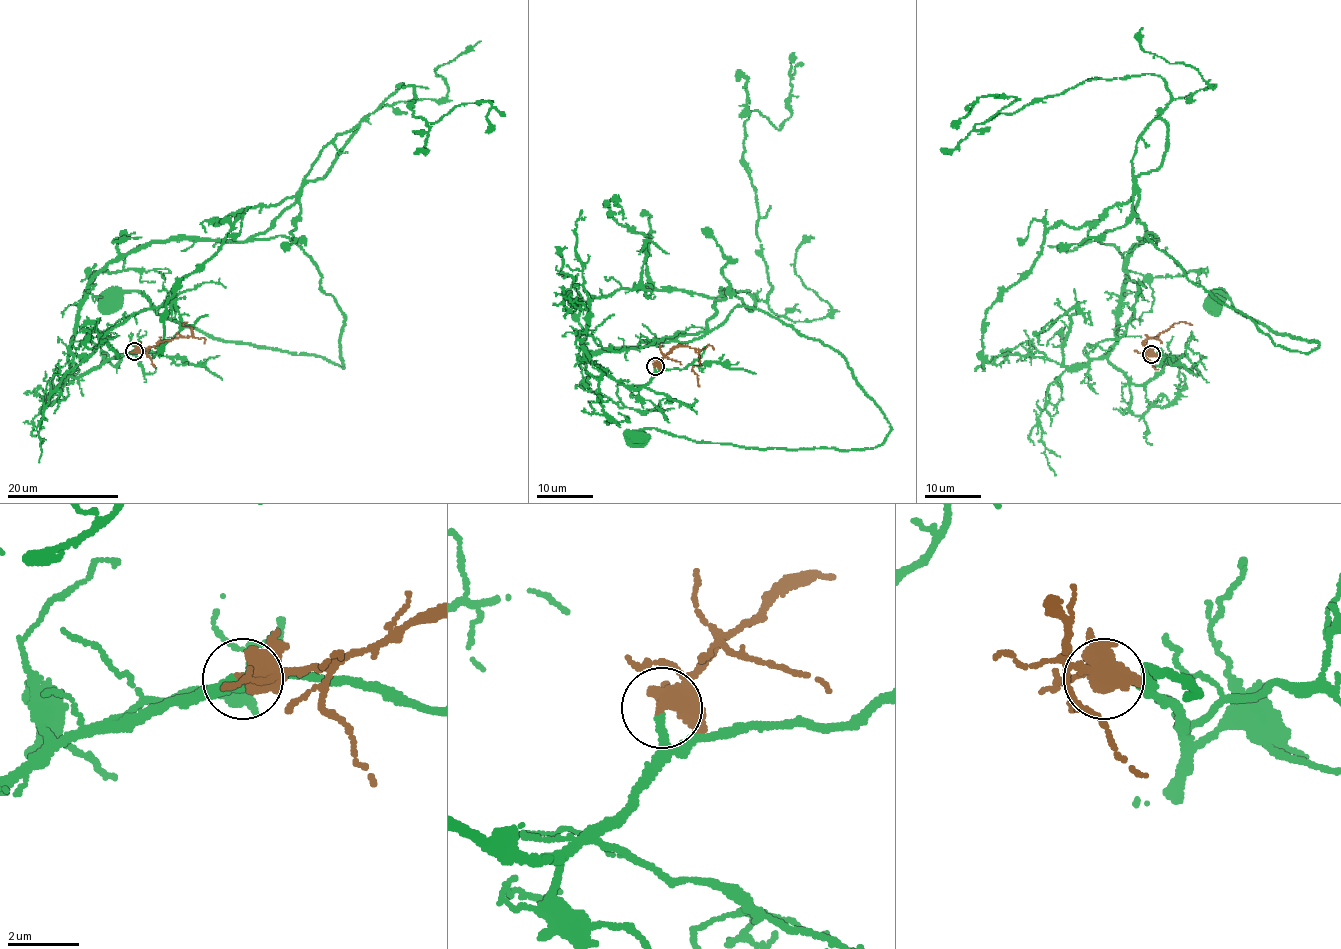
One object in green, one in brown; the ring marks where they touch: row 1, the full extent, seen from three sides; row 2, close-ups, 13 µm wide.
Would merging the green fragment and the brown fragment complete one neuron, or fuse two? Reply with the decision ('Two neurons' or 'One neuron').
One neuron

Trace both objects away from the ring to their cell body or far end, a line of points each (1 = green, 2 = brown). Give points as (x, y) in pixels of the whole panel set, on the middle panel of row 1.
1: (655, 367), (626, 388), (578, 360), (768, 312), (841, 355), (890, 432), (872, 449), (640, 440)
2: (655, 366), (675, 347), (695, 348), (699, 351), (699, 364), (692, 370), (699, 386)

